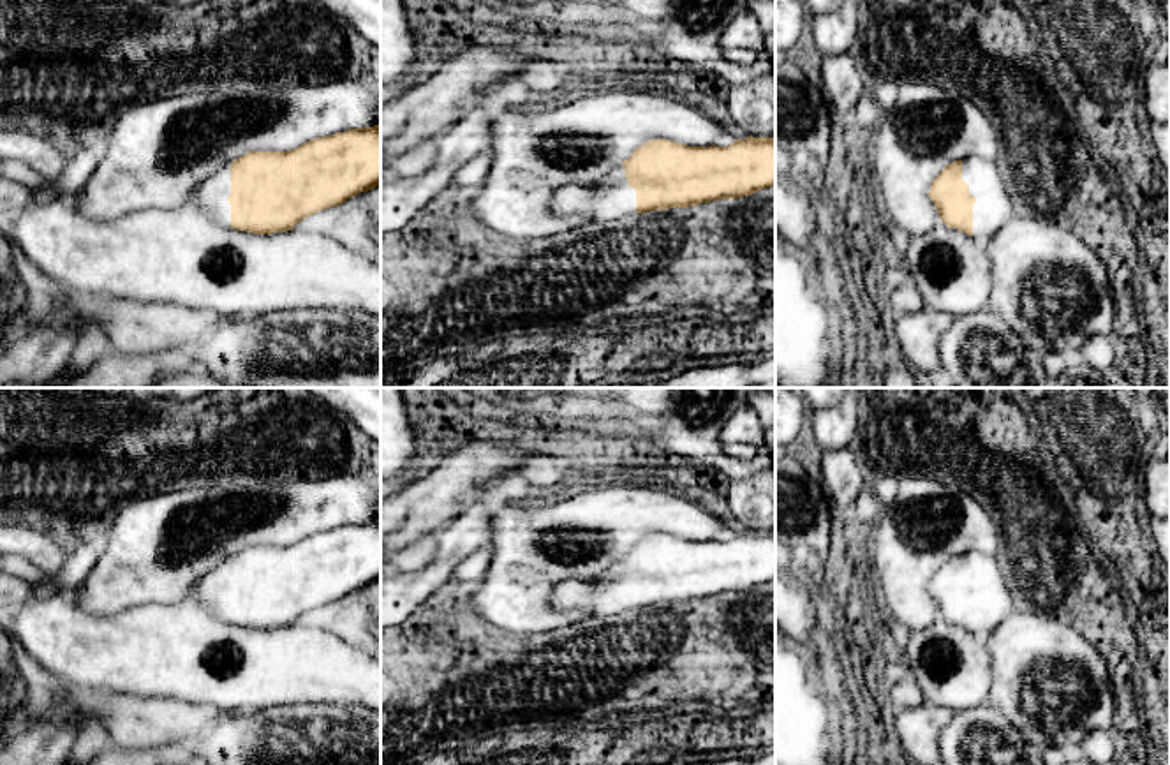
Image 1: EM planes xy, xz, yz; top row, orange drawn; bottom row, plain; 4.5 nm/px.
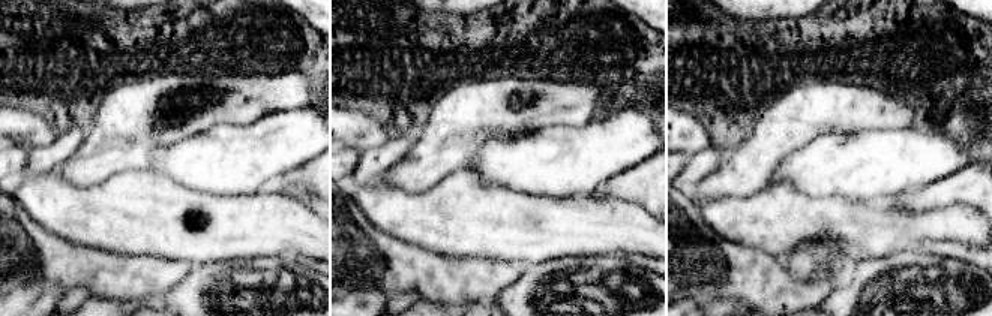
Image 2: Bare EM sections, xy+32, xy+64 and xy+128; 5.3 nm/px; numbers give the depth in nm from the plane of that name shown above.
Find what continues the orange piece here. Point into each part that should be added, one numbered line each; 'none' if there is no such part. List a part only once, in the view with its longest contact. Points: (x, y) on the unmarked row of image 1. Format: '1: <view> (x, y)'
1: yz (992, 605)

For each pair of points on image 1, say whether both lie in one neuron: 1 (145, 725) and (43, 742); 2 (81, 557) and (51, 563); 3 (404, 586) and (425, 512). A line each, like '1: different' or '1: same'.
1: different
2: different
3: different

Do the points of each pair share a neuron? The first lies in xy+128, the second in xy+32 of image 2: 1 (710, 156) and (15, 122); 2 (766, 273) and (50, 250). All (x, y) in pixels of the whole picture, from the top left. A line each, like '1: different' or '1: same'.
1: different
2: same

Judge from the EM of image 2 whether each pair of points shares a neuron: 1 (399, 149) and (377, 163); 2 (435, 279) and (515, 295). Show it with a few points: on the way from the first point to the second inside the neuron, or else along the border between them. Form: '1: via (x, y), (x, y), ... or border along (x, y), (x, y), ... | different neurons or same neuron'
1: via (393, 150), (383, 158) | same neuron
2: border along (515, 279), (497, 294) | different neurons

